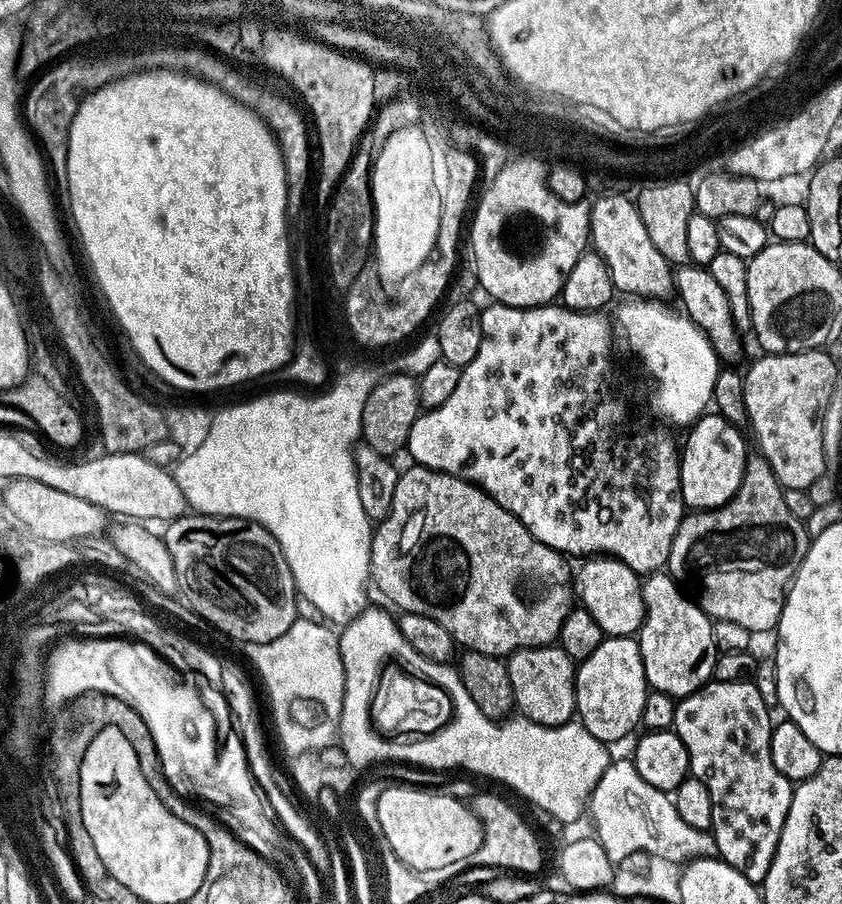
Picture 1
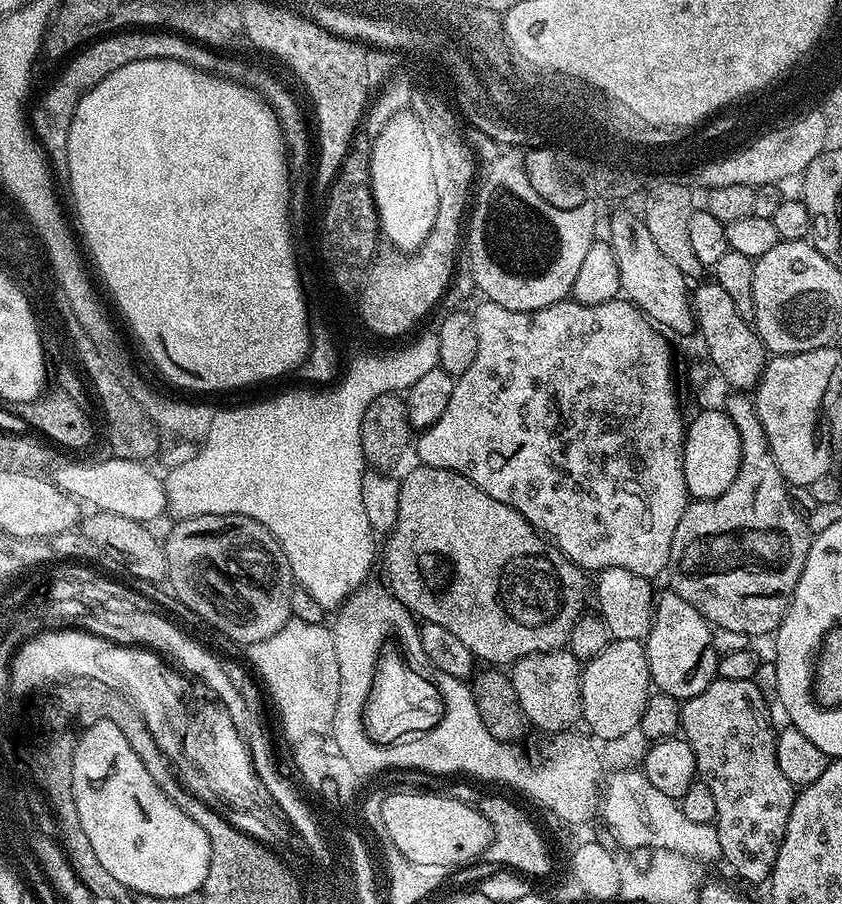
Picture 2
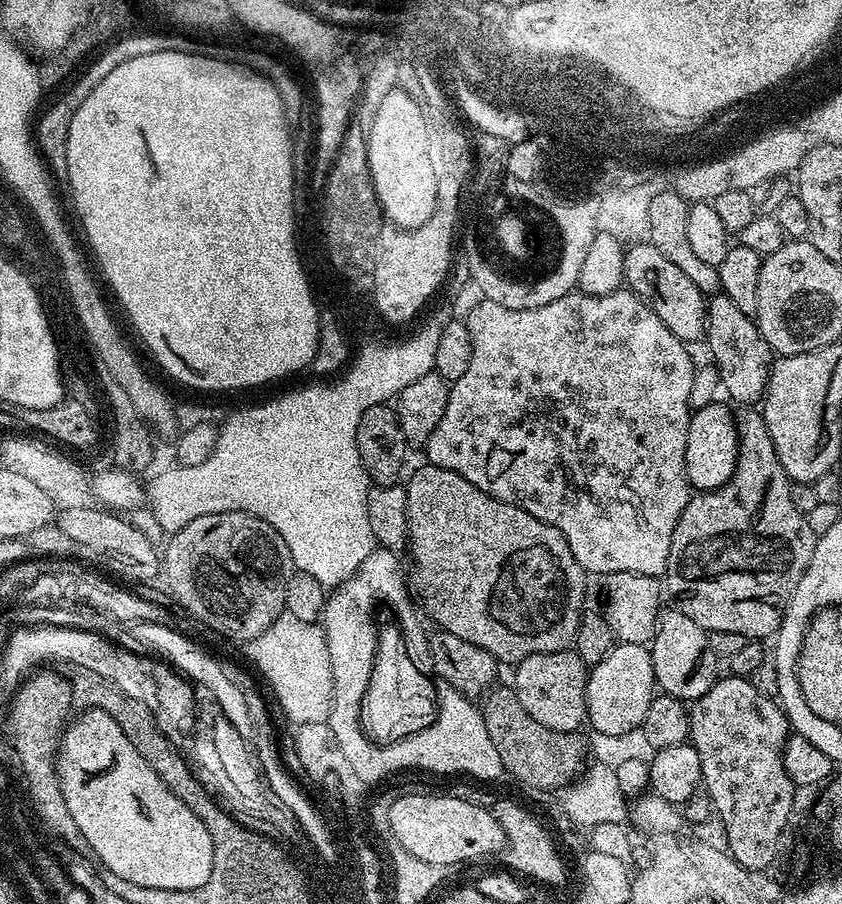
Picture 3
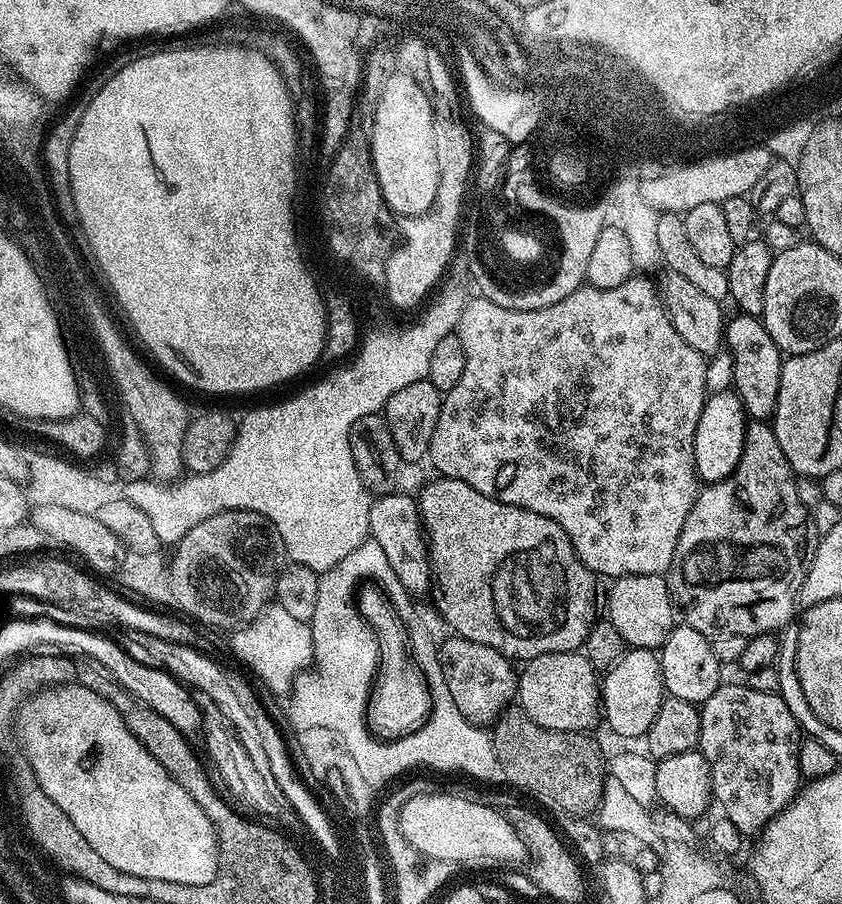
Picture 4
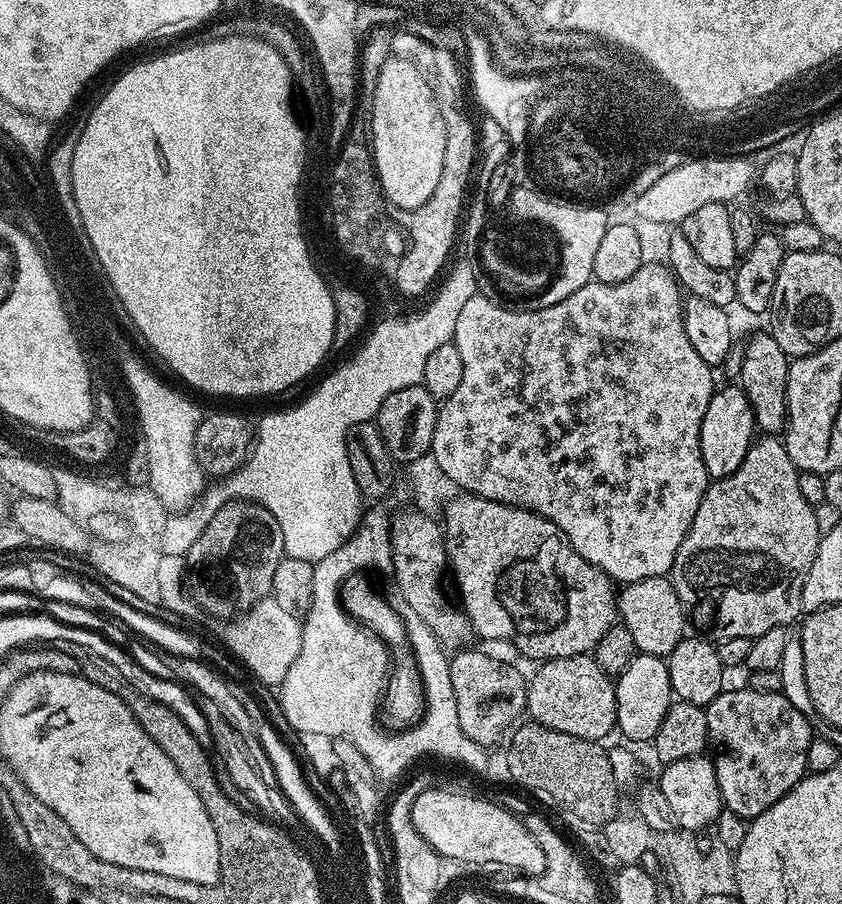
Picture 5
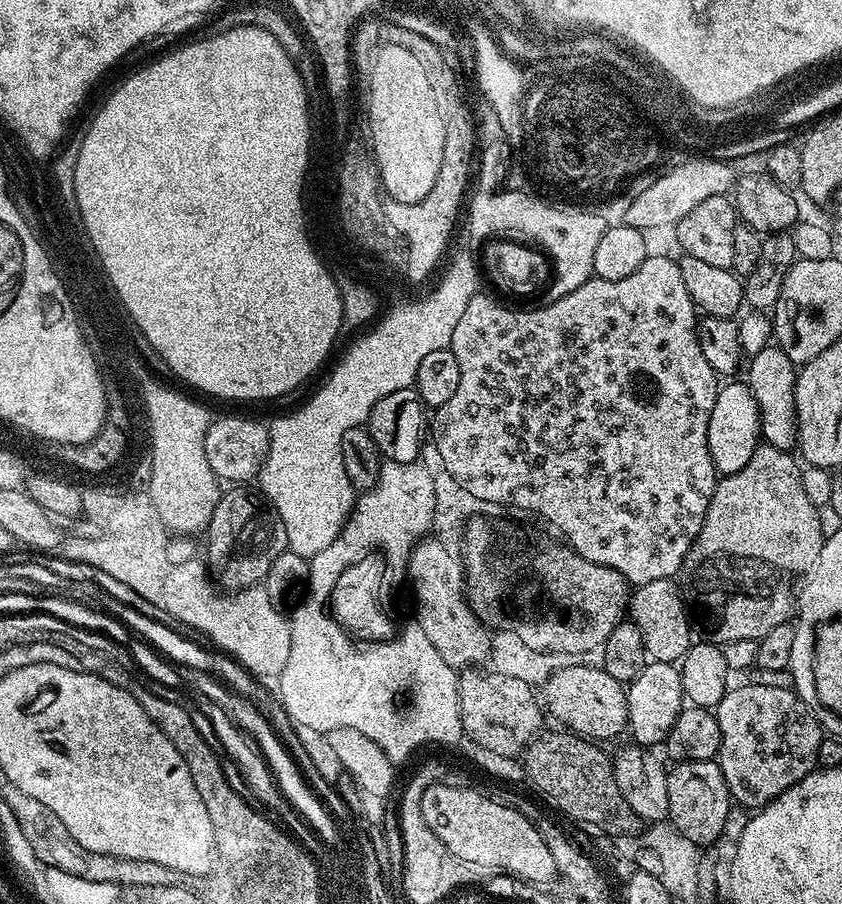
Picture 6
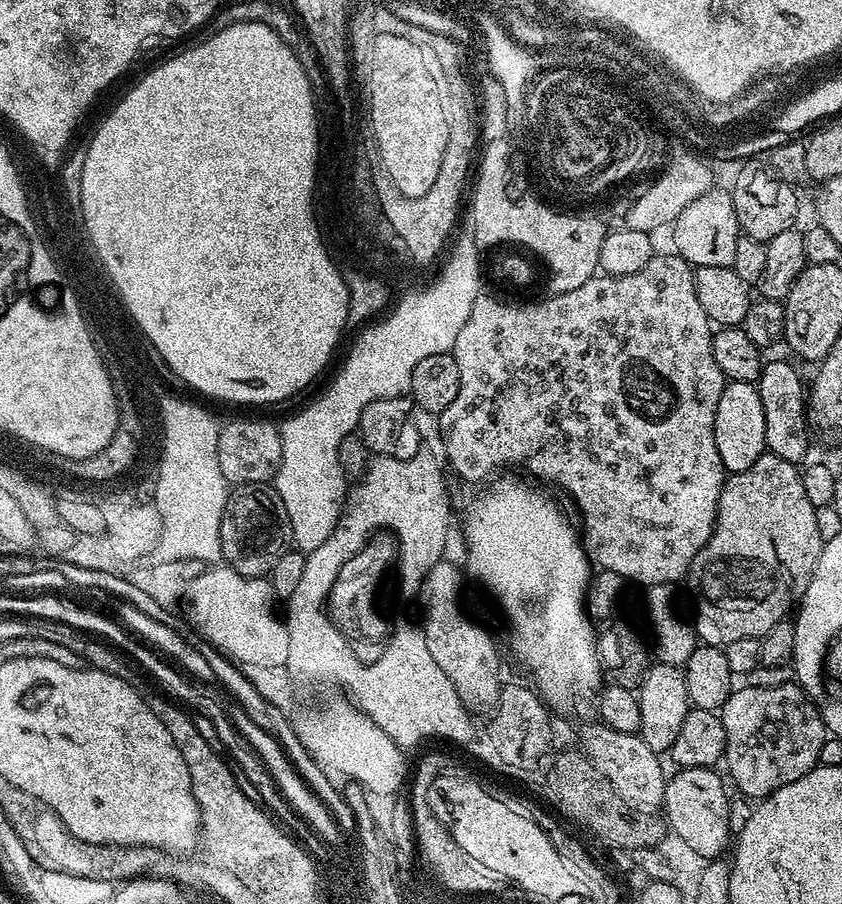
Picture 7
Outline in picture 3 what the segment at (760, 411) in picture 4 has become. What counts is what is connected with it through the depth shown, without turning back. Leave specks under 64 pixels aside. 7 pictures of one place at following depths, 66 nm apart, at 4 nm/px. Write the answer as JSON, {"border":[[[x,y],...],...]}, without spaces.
{"border":[[[713,295],[707,301],[707,306],[706,345],[708,344],[708,352],[716,363],[720,384],[728,391],[727,399],[736,406],[755,405],[763,397],[768,385],[768,375],[774,359],[773,350],[766,338],[762,338],[755,319],[742,314],[742,310],[738,310],[738,306],[734,306],[728,296]]]}

